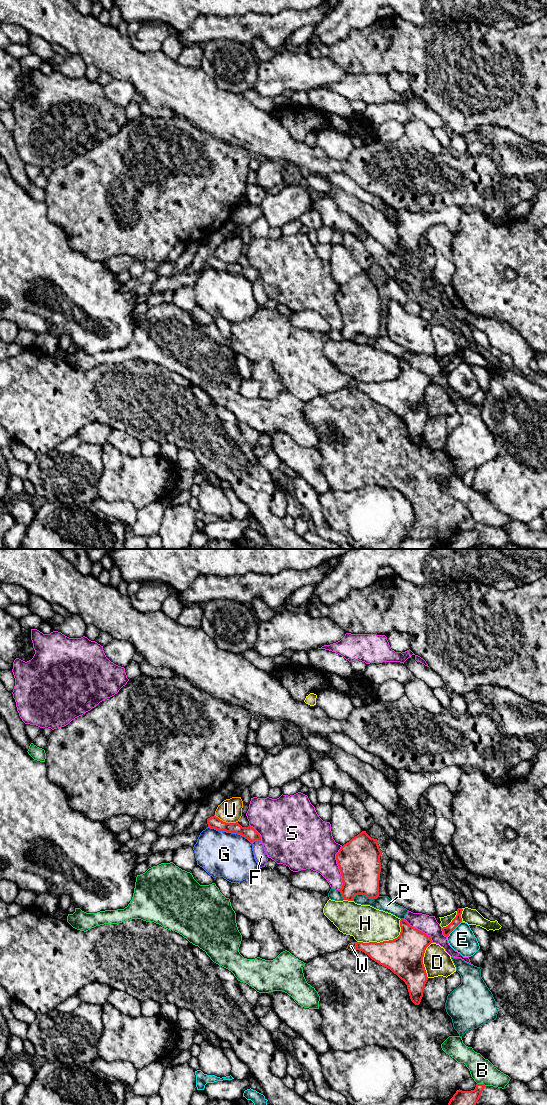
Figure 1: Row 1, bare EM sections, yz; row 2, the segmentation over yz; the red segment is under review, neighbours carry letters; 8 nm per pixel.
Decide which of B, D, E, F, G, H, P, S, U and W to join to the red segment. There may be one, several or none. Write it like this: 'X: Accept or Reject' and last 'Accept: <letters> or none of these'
B: Reject
D: Reject
E: Reject
F: Reject
G: Reject
H: Reject
P: Reject
S: Reject
U: Reject
W: Accept
Accept: W

